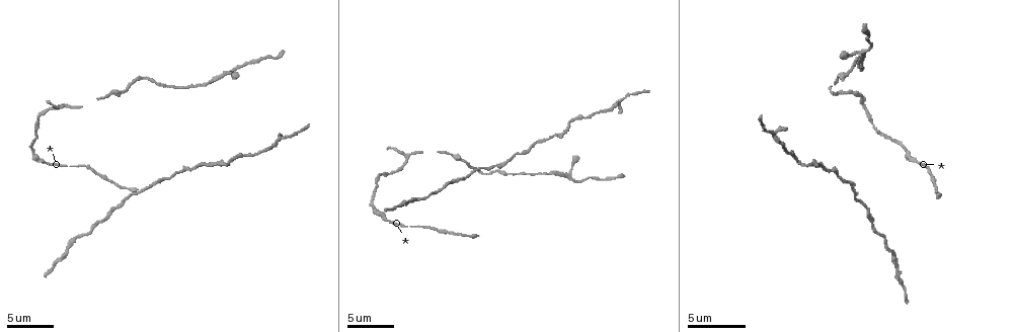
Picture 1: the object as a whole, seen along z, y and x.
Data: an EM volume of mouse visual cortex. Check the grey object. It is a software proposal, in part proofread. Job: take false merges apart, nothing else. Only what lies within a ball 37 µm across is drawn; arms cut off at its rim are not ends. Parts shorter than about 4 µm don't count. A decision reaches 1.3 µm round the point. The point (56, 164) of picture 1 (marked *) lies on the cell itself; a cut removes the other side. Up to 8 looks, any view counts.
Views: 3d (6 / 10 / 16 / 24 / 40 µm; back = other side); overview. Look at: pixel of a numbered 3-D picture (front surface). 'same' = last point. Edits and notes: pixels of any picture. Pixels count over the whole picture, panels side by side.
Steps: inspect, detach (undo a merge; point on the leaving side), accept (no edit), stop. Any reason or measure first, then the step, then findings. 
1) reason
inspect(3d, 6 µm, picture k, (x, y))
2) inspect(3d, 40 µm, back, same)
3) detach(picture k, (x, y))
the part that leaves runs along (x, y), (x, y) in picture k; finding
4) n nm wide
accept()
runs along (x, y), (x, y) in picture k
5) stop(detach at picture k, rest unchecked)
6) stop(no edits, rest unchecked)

thick turns thin
inspect(3d, 16 µm, picture 1, (441, 153))

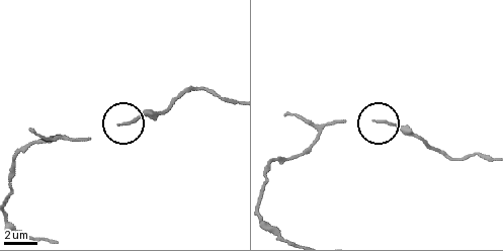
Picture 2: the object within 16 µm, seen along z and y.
zoom in
inspect(3d, 6 µm, picture 2, (128, 123))

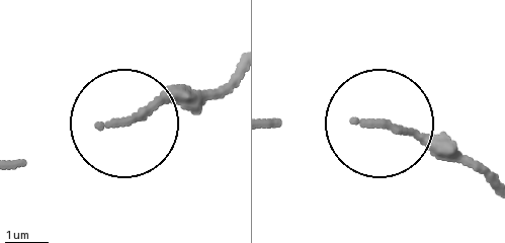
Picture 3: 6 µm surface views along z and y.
170 nm wide
accept()
all the same cell

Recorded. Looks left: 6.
narrows sharply
inspect(3d, 10 µm, picture 1, (484, 174))

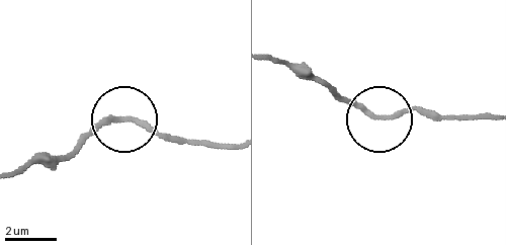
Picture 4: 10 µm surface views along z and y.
accept()
runs along (269, 56), (308, 69), (380, 116), (436, 112) in picture 4; continuous, no second cell

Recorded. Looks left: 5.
thick turns thin
inspect(3d, 6 µm, picture 1, (892, 253))

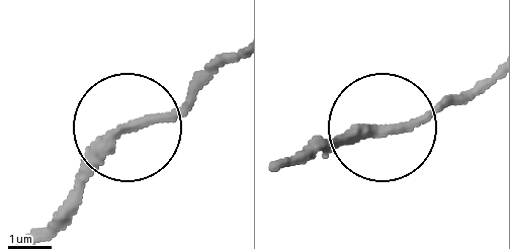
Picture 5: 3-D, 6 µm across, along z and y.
230 nm wide
accept()
one cell here

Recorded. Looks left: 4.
sudden change in width
inspect(3d, 10 µm, picture 1, (936, 191))

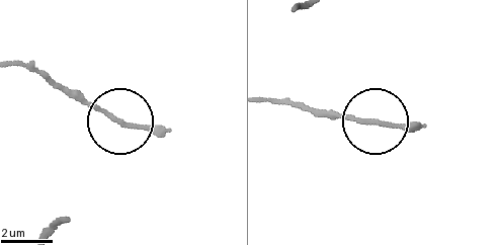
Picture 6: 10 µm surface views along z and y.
accept()
continuous, no second cell

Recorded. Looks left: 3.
stop(no edits, rest unchecked)

